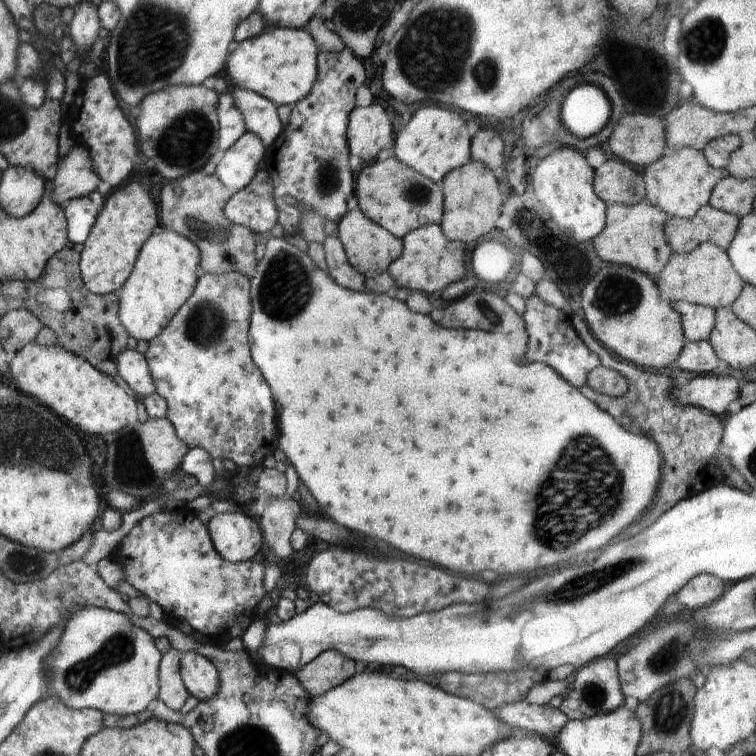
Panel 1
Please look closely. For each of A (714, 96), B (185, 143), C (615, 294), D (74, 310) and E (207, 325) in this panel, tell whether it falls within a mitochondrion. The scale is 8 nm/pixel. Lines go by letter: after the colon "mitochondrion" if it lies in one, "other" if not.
A: other
B: mitochondrion
C: mitochondrion
D: other
E: mitochondrion

